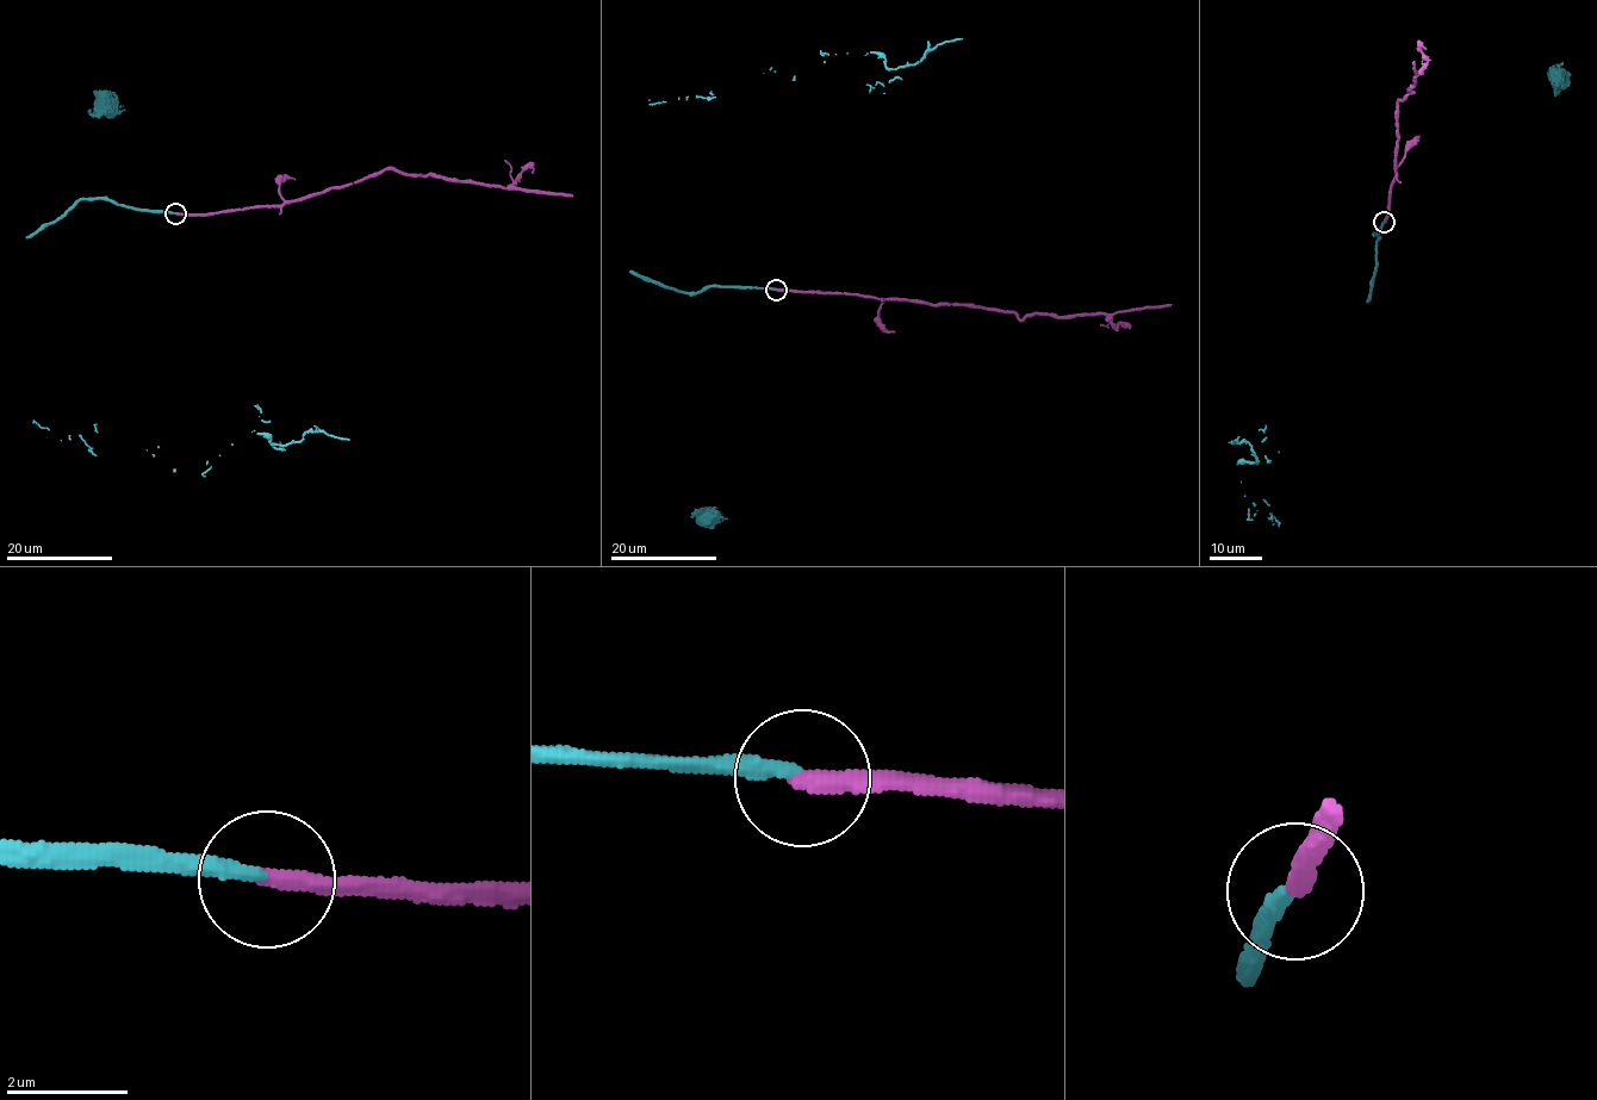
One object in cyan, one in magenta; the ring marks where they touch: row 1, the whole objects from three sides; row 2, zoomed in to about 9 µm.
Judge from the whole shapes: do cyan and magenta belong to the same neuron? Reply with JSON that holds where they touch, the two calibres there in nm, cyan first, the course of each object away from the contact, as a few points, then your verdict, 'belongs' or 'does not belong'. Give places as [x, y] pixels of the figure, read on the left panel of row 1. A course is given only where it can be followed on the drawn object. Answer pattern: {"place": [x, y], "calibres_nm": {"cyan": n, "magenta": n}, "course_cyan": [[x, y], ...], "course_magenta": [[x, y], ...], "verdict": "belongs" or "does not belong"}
{"place": [175, 213], "calibres_nm": {"cyan": 240, "magenta": 320}, "course_cyan": [[175, 212], [135, 210], [91, 198], [98, 111], [106, 104]], "course_magenta": [[175, 213], [212, 215], [281, 206], [333, 187], [343, 188], [386, 169], [573, 197]], "verdict": "belongs"}

